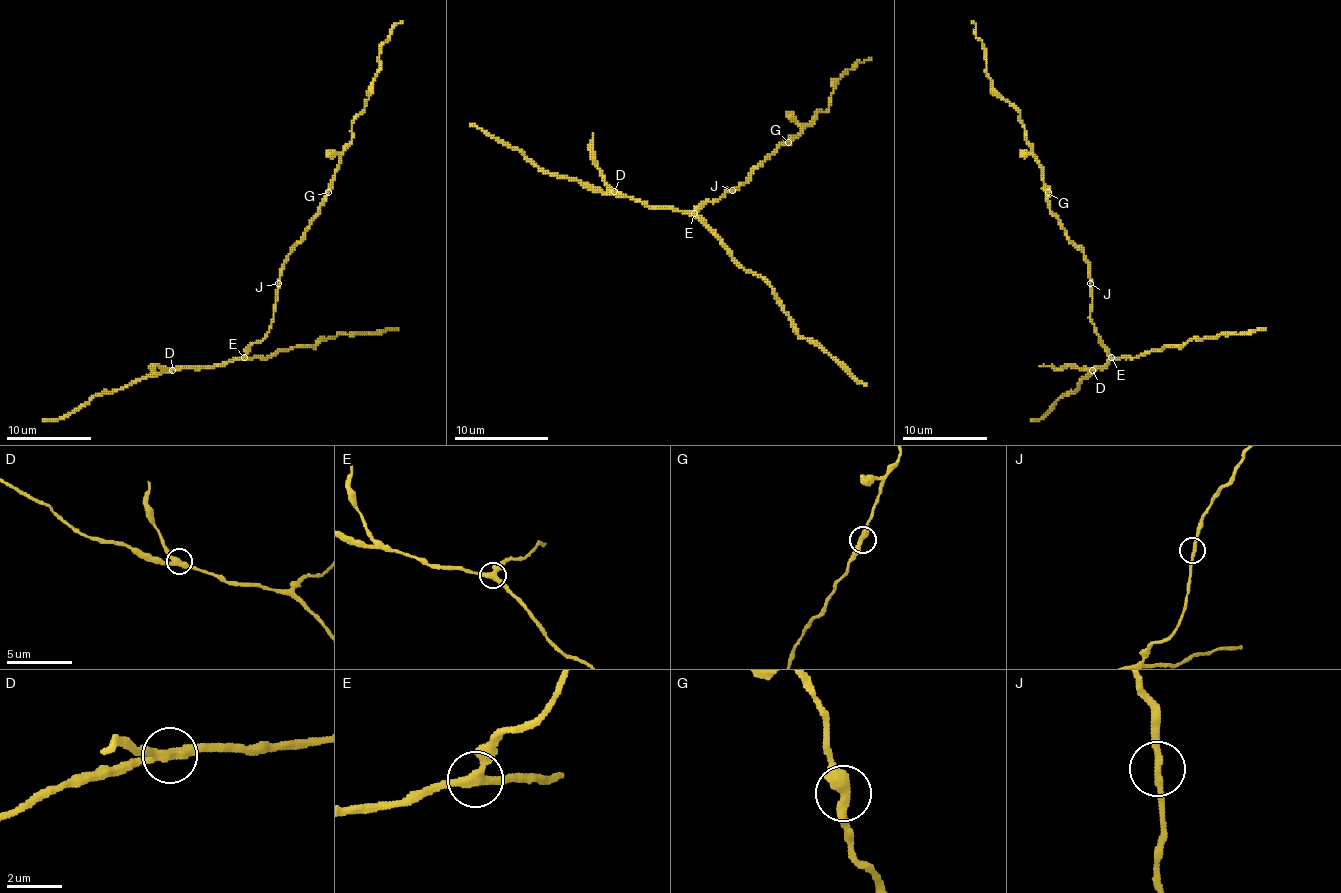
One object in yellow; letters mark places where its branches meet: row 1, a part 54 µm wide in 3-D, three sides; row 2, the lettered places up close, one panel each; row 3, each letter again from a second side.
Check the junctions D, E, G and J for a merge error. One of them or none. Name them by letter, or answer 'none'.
D

